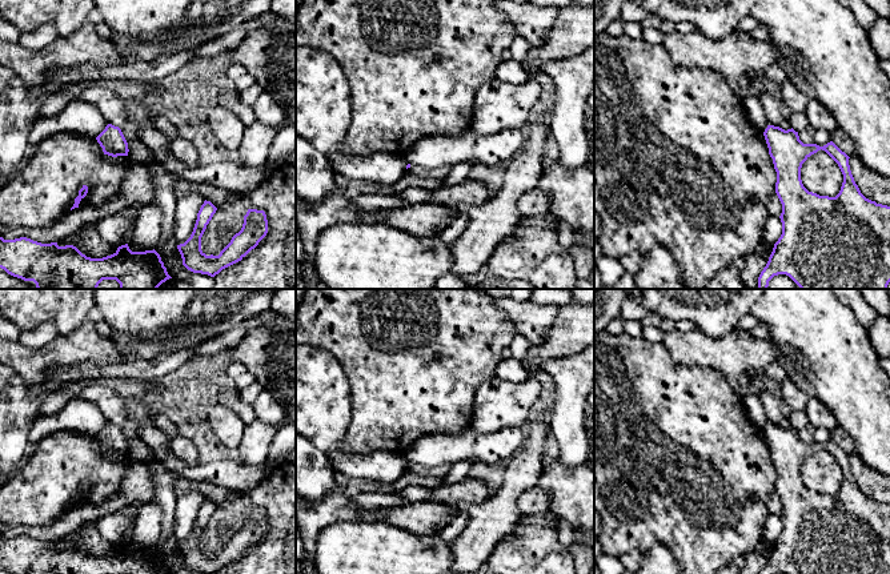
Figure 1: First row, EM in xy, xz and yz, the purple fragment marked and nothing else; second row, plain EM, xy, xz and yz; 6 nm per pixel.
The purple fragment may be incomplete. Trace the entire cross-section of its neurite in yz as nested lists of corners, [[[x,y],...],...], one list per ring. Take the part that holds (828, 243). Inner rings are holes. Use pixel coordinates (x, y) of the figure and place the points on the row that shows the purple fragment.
[[[767,125],[763,136],[777,172],[775,193],[782,204],[779,216],[782,234],[758,277],[757,289],[769,289],[769,281],[778,274],[789,276],[801,289],[887,289],[890,282],[890,206],[877,204],[861,193],[850,170],[850,157],[833,141],[823,146],[803,144],[793,128],[785,131],[774,125]],[[821,149],[838,164],[843,174],[841,190],[835,197],[809,192],[801,180],[802,164]]]

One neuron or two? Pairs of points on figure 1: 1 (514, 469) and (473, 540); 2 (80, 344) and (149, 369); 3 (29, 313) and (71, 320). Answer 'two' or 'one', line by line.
1: one
2: two
3: one

